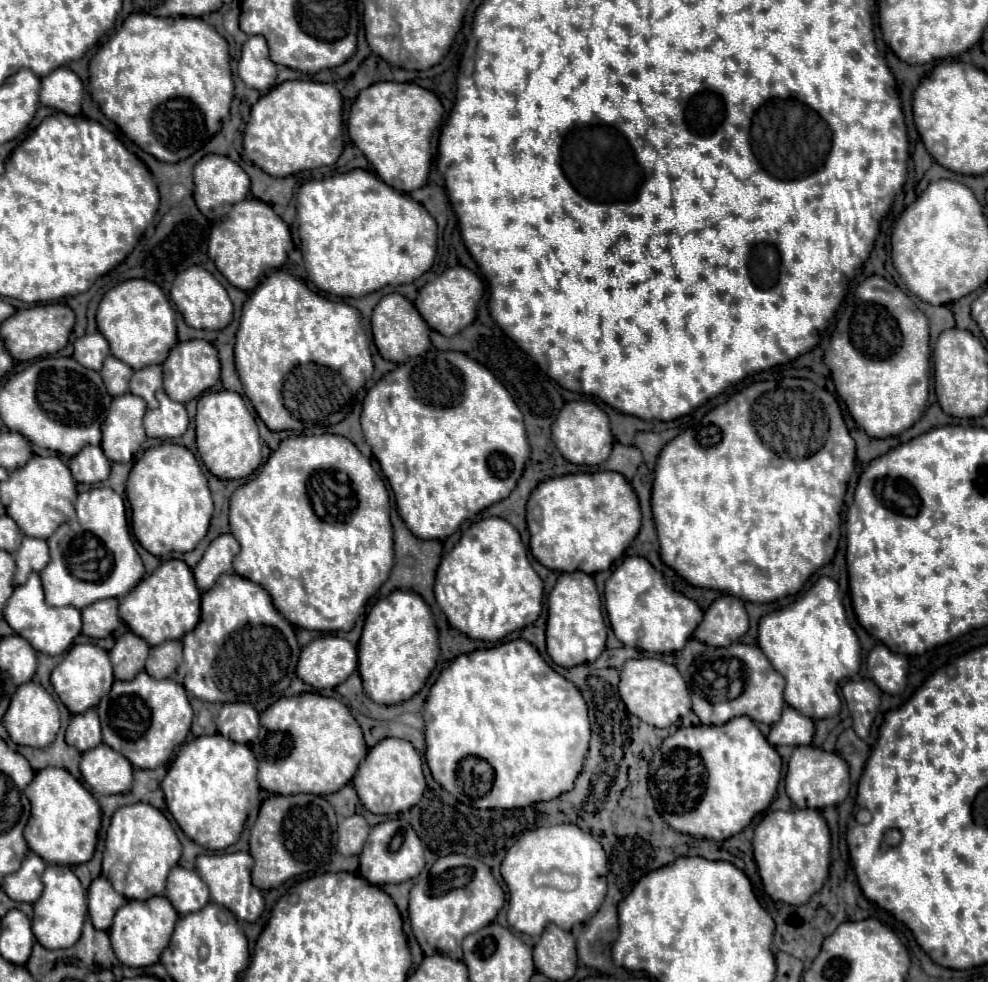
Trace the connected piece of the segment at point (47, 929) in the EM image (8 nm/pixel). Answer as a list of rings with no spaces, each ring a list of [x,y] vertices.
[[[58,864],[46,866],[46,872],[42,874],[42,884],[44,884],[44,892],[34,902],[32,932],[34,932],[36,940],[48,950],[70,948],[80,938],[82,924],[84,924],[84,918],[88,912],[86,890],[82,888],[80,880],[68,866],[58,866]]]

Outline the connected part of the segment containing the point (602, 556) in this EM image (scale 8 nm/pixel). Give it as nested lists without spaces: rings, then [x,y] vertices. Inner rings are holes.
[[[594,472],[594,474],[566,474],[550,478],[538,484],[526,506],[526,522],[530,530],[530,552],[546,568],[558,572],[586,572],[596,574],[609,570],[612,564],[624,556],[630,542],[640,530],[640,506],[632,486],[618,472]]]

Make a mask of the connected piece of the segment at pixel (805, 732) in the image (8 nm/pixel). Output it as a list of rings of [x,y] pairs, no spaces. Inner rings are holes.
[[[786,706],[782,718],[778,724],[772,726],[772,738],[768,734],[768,742],[772,746],[798,746],[798,744],[810,744],[814,738],[814,722],[808,716],[802,716],[794,708]]]

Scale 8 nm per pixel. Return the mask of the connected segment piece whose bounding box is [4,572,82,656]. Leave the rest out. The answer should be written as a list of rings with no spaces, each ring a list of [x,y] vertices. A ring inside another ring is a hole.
[[[36,572],[30,574],[28,582],[24,586],[16,586],[14,594],[10,596],[6,608],[4,608],[4,620],[10,624],[10,628],[30,640],[30,646],[42,654],[48,656],[60,656],[66,652],[72,644],[72,640],[80,634],[80,610],[74,606],[64,606],[64,608],[52,608],[44,600],[44,590],[40,584],[40,576]]]

